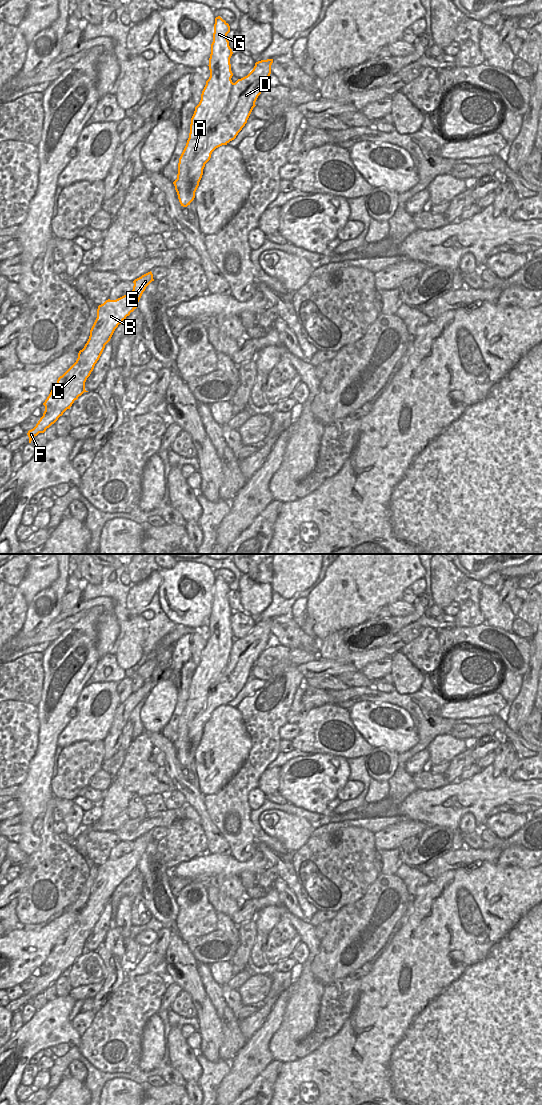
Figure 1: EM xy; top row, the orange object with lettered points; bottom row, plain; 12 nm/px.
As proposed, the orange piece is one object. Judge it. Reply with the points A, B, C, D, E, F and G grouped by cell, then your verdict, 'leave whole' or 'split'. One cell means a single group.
A B C E F G / D; split

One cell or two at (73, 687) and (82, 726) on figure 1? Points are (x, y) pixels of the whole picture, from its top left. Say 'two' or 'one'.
two

